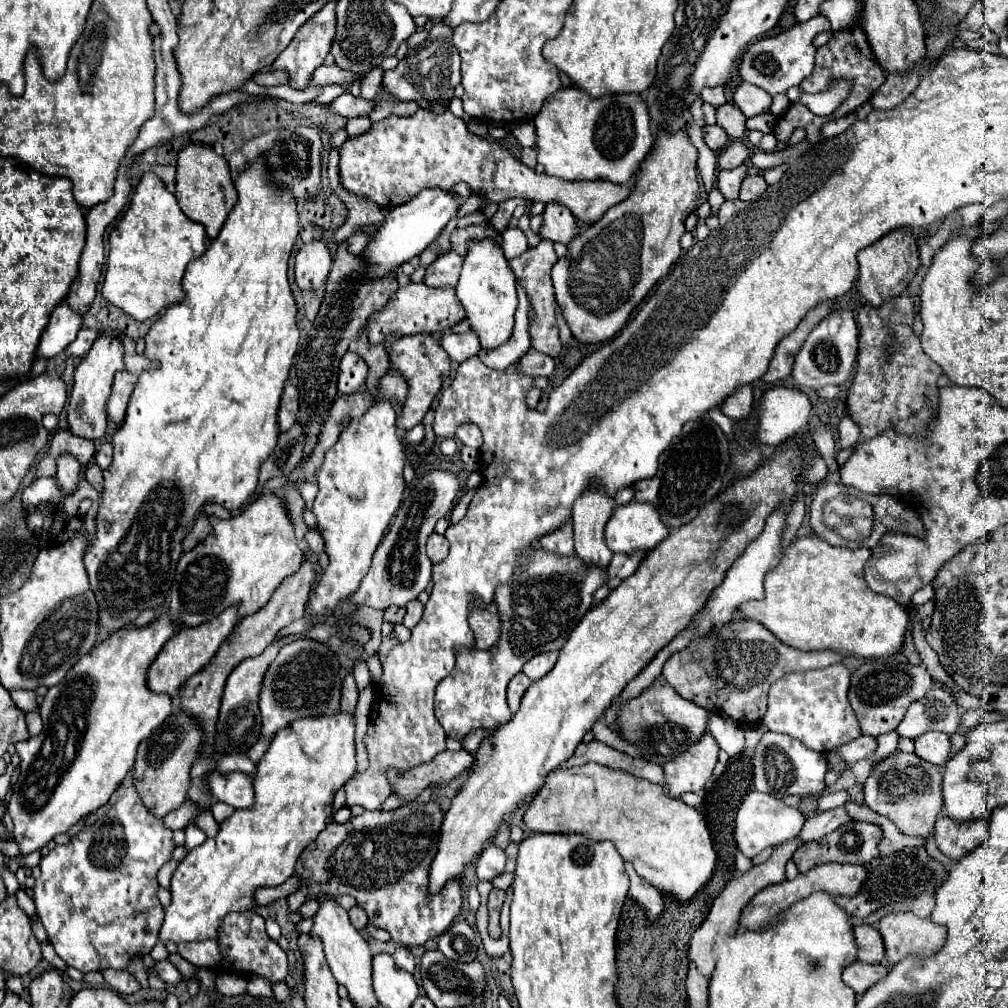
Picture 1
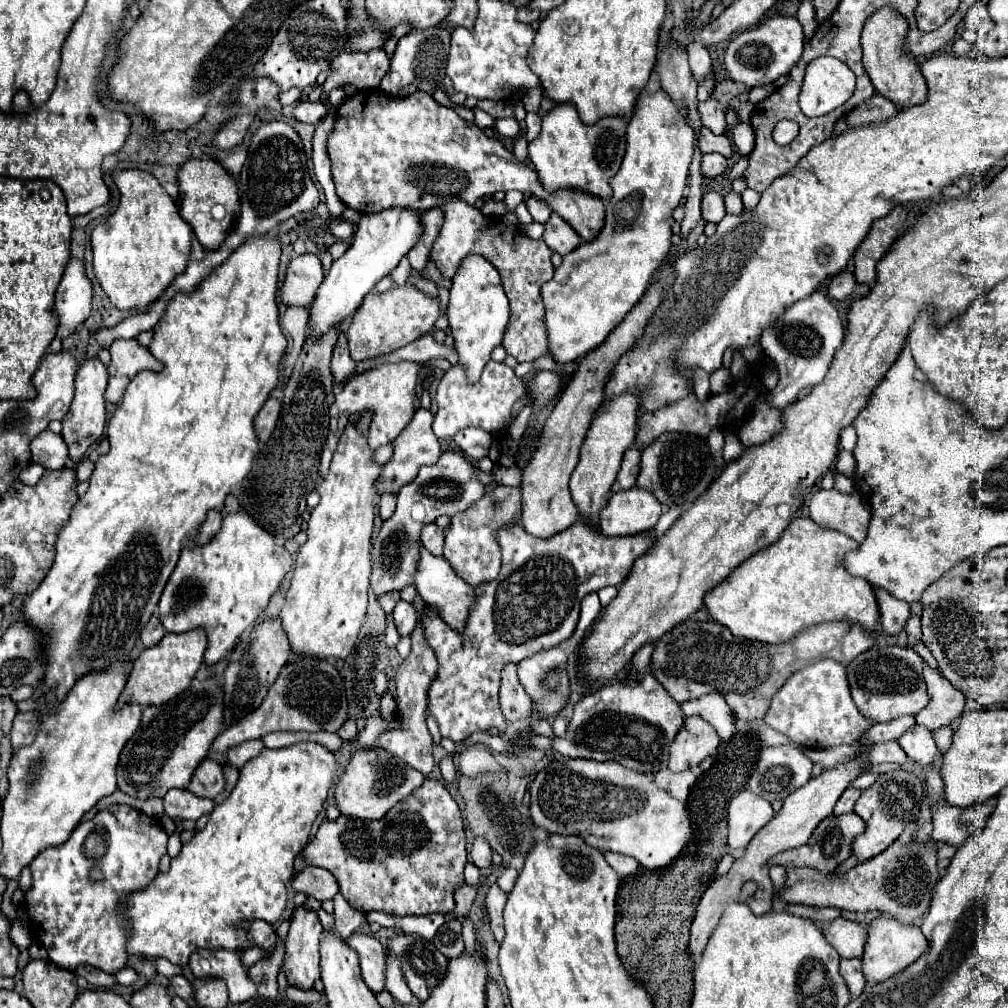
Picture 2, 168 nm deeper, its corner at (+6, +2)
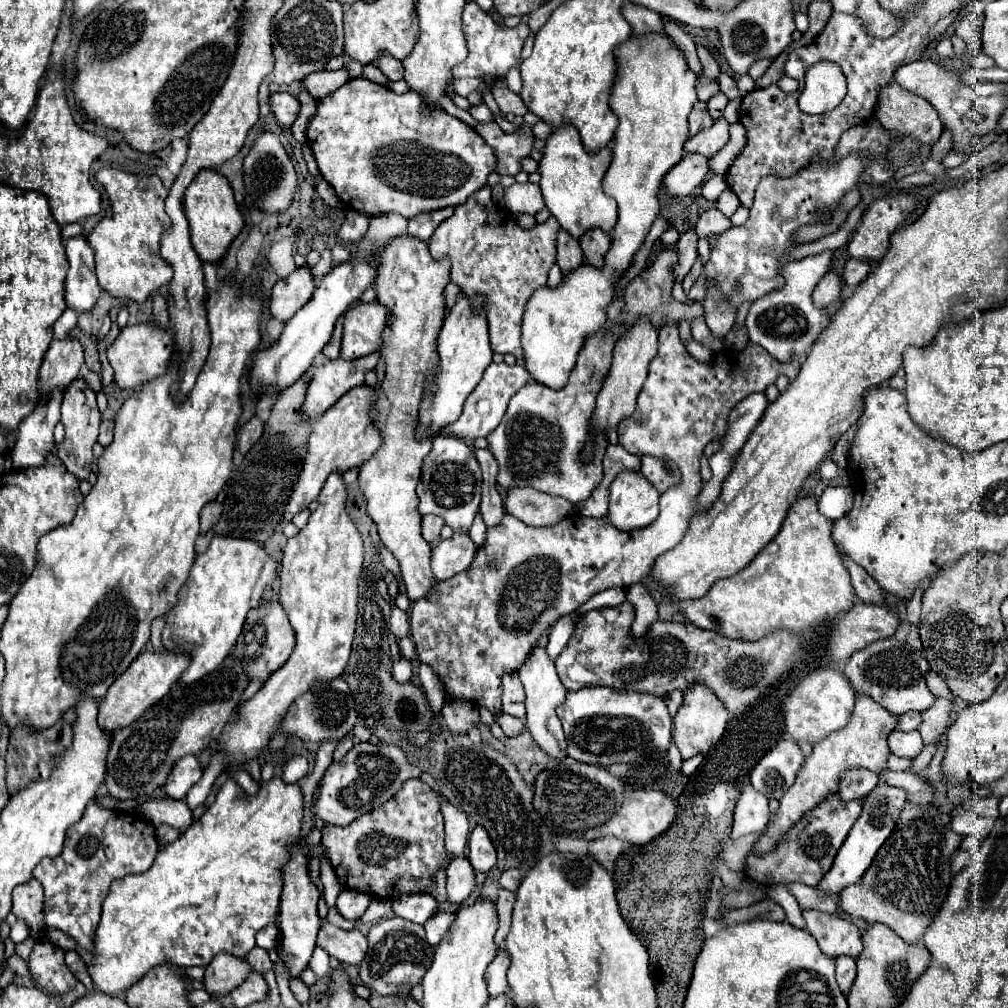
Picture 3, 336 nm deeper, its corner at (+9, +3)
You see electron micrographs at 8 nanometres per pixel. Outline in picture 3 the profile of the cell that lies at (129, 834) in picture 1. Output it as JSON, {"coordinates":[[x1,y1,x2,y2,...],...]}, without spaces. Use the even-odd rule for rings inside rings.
{"coordinates":[[91,802,83,818,67,830,59,858,45,858,33,870,33,878,45,888,45,922,49,928,73,936,87,952,93,948,93,934,99,924,101,904,113,880,151,868,159,852,155,828,129,812,107,810]]}

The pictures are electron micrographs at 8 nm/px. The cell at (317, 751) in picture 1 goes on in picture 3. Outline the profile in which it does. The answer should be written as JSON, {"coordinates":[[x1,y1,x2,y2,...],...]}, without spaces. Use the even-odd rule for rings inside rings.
{"coordinates":[[277,766,275,768,275,778,269,782,269,786,267,784,261,784,261,792,257,794,257,796,247,796,245,792,243,792,243,788,239,786,239,784,235,784,233,780,227,780,225,784,223,784,223,788,219,790,219,794,217,794,217,800,211,804,211,808,197,820,197,822,201,822,201,828,205,830,205,834,209,836,209,840,207,840,207,846,209,848,195,848,195,850,187,850,187,848,179,848,179,844,175,844,177,846,177,850,171,850,171,844,169,846,165,846,163,850,159,850,159,854,157,854,157,858,155,858,155,862,153,862,153,866,147,870,147,872,141,872,141,874,133,874,133,876,127,876,127,878,121,878,121,880,115,880,113,884,111,884,111,890,109,890,109,894,107,894,107,898,105,898,105,902,103,902,103,912,101,912,101,922,99,922,99,926,97,926,97,930,95,930,95,938,93,938,93,964,91,966,87,966,87,970,89,970,89,976,93,978,93,984,95,984,95,988,97,990,101,990,101,992,105,992,105,994,117,994,117,992,123,992,123,990,127,990,131,984,135,984,137,980,141,980,153,966,157,966,157,964,161,964,161,962,173,962,173,964,177,964,177,966,207,966,211,960,213,960,213,956,215,954,219,954,219,952,229,952,229,954,235,954,235,956,239,956,239,958,245,958,245,954,255,946,255,934,261,930,261,928,265,928,265,926,269,926,269,924,275,924,277,922,277,914,279,914,279,896,281,896,281,886,283,886,283,880,281,880,281,872,279,872,279,868,287,862,287,858,289,858,289,854,287,854,287,848,291,846,291,844,295,844,299,838,301,838,301,820,303,820,303,796,301,796,301,788,299,788,299,784,285,784,285,782,281,782,281,774,283,772,283,766]]}

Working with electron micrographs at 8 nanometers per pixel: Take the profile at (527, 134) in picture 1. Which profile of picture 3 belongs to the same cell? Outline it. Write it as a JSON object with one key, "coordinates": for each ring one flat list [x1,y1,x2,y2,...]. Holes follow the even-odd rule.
{"coordinates":[[481,102,481,104,477,104,477,106,469,106,469,114,477,120,477,122,491,122,493,120,493,114,491,114,491,110]]}

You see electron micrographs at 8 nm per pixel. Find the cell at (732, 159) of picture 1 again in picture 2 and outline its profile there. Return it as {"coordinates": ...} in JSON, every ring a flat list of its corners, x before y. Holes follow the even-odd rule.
{"coordinates":[[708,153,708,155,702,157,702,173,704,173,704,177,722,175,726,171,726,165,728,165,728,159,724,155]]}

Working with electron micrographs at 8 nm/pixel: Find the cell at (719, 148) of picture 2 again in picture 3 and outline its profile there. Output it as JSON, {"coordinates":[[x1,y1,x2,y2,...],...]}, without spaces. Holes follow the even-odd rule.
{"coordinates":[[719,118,713,122,711,128,691,136,683,148,685,154,701,154,705,158,711,158,725,146,727,140,729,140,729,122,725,118]]}

